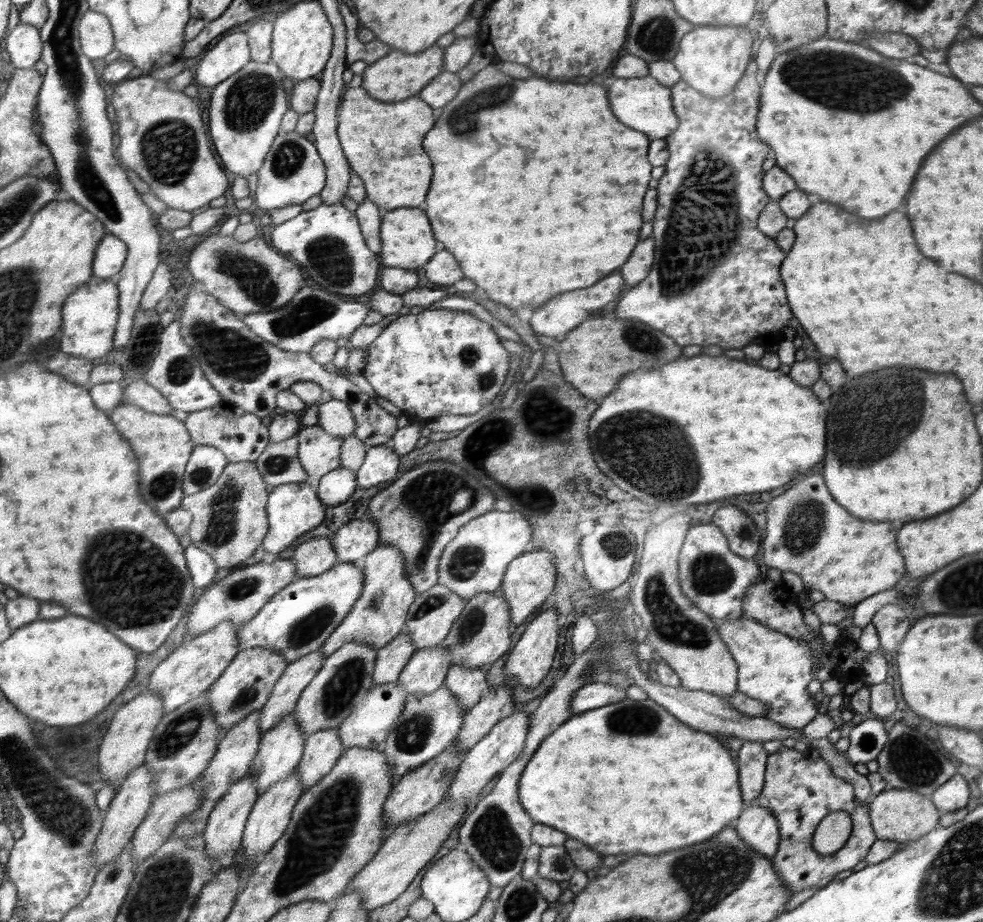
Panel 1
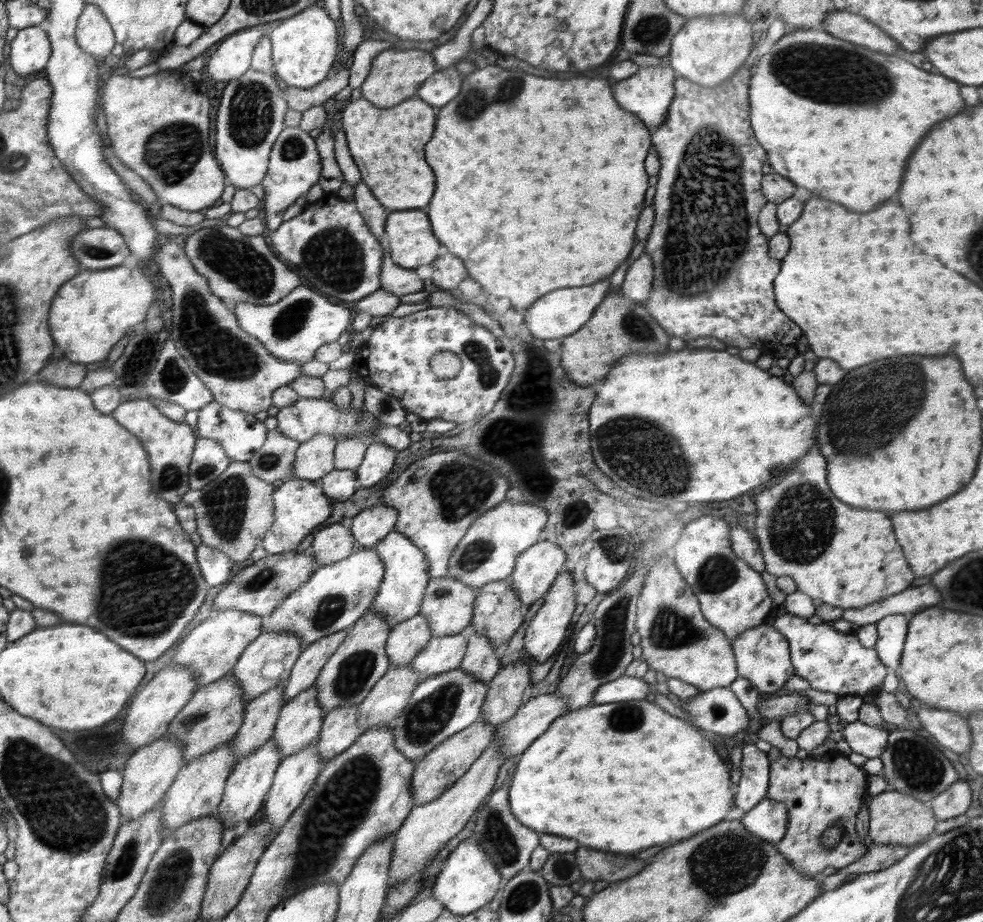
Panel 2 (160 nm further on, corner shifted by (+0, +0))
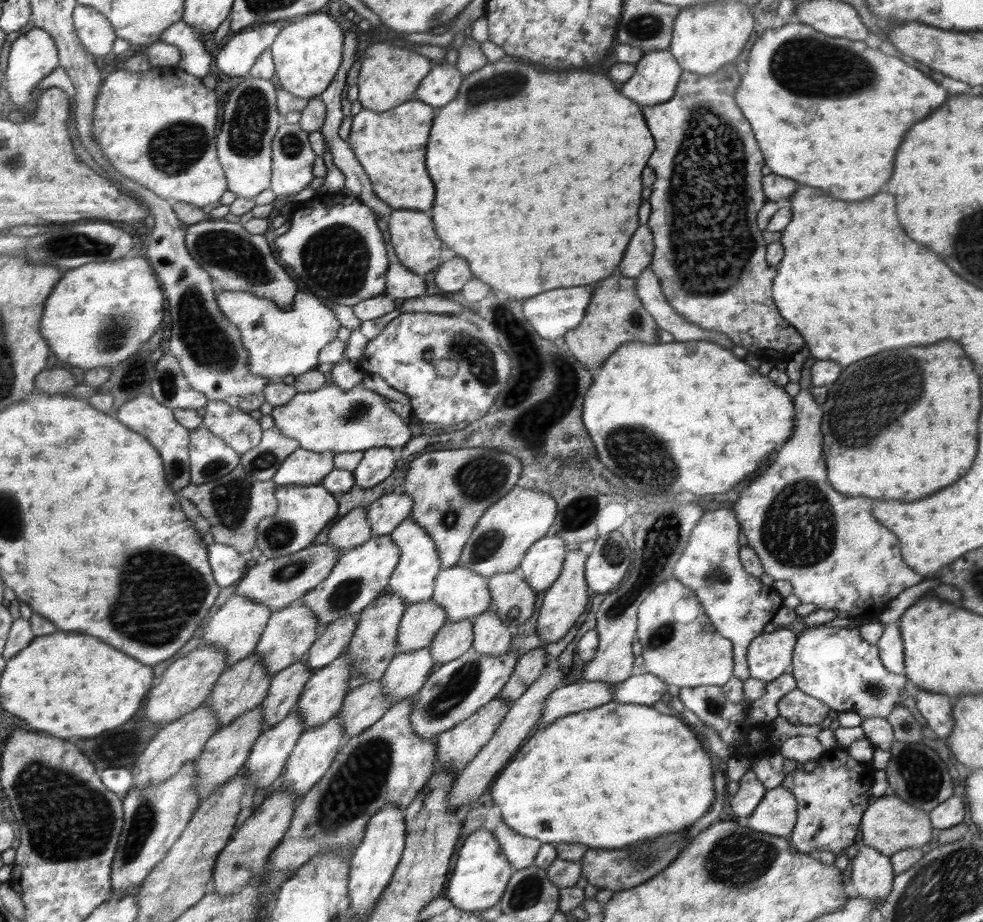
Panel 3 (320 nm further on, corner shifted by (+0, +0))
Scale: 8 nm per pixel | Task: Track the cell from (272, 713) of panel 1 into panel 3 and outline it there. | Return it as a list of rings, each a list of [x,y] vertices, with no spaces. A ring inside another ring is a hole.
[[[346,615],[320,630],[319,637],[304,659],[312,673],[324,668],[347,650],[358,621],[359,615]]]

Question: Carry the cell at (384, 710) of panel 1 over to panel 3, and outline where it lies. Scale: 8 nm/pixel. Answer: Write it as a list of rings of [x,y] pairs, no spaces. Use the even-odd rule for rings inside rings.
[[[429,647],[403,653],[397,652],[381,679],[383,695],[391,700],[391,704],[413,697],[429,679],[433,672],[432,666],[434,666],[434,663]]]

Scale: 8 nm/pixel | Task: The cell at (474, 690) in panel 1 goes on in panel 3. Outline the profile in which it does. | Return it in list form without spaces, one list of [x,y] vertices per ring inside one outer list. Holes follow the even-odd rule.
[[[488,609],[472,621],[474,633],[472,649],[491,657],[504,655],[509,650],[514,632],[509,625],[499,619],[496,610]]]

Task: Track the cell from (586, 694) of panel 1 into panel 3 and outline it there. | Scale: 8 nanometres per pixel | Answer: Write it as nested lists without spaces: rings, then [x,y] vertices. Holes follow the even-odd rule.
[[[645,673],[631,675],[616,683],[613,700],[620,703],[653,706],[667,692],[667,683],[659,676]]]

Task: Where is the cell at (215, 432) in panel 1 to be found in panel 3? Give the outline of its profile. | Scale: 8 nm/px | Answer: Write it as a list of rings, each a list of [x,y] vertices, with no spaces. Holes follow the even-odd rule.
[[[209,400],[204,410],[202,426],[222,437],[238,454],[252,451],[252,447],[260,442],[263,430],[250,412],[239,411],[227,402],[215,400]]]

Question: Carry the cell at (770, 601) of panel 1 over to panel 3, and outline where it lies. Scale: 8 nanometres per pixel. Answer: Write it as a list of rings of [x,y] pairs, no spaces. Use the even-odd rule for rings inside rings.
[[[820,625],[814,628],[806,628],[800,634],[797,634],[789,671],[796,679],[797,688],[802,692],[821,700],[838,713],[846,712],[846,710],[857,711],[862,719],[869,716],[887,718],[889,712],[900,704],[901,700],[899,698],[901,698],[908,680],[905,674],[894,674],[882,664],[878,657],[877,643],[864,640],[856,627]]]

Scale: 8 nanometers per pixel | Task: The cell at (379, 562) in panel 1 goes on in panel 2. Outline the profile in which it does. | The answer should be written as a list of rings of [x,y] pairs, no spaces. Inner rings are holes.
[[[396,530],[389,532],[376,545],[375,549],[385,564],[385,574],[377,599],[373,601],[372,607],[366,613],[382,615],[393,628],[395,624],[412,619],[421,611],[421,605],[425,599],[425,590],[431,581],[429,561],[425,557],[425,553],[410,540],[410,537]]]

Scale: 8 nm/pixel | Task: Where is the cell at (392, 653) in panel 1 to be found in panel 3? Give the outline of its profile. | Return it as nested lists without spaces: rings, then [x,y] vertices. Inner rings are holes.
[[[432,599],[407,606],[400,630],[397,632],[398,652],[428,647],[446,622],[448,622],[446,609],[432,602]]]

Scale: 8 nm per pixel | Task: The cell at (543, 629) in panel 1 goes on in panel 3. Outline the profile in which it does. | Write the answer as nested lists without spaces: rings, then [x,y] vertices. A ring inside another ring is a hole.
[[[581,549],[568,551],[564,567],[556,582],[544,592],[544,603],[538,612],[537,633],[544,642],[556,642],[560,640],[580,618],[580,614],[588,606],[588,594],[586,594],[585,562],[587,553]]]

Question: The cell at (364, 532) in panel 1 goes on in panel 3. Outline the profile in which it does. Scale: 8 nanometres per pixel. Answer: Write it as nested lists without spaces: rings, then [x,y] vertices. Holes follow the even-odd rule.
[[[400,489],[392,491],[390,494],[381,496],[367,506],[368,524],[372,527],[373,536],[391,535],[398,526],[410,517],[413,512],[413,498]]]

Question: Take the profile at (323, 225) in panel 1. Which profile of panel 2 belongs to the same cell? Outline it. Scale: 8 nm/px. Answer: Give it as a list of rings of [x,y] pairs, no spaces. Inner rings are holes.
[[[350,200],[350,202],[336,202],[336,204],[324,204],[320,206],[320,202],[315,202],[311,205],[308,205],[298,216],[294,216],[290,220],[283,222],[273,233],[270,234],[270,242],[272,243],[272,248],[276,250],[277,255],[283,260],[288,260],[290,264],[294,264],[296,272],[300,274],[300,278],[306,286],[314,288],[314,292],[321,293],[325,297],[329,297],[330,301],[335,303],[344,303],[344,302],[358,302],[365,298],[365,296],[372,295],[373,292],[378,291],[380,288],[380,266],[382,264],[382,247],[380,242],[377,240],[377,237],[374,236],[374,233],[371,231],[369,225],[366,224],[365,217],[360,213],[360,210],[357,208],[355,200]]]

